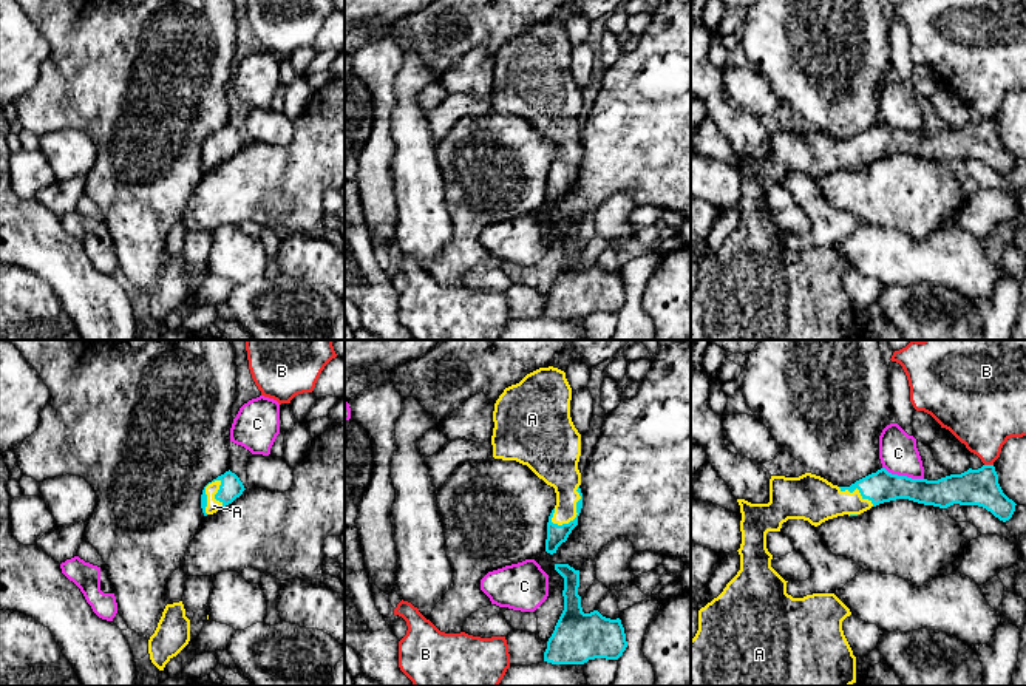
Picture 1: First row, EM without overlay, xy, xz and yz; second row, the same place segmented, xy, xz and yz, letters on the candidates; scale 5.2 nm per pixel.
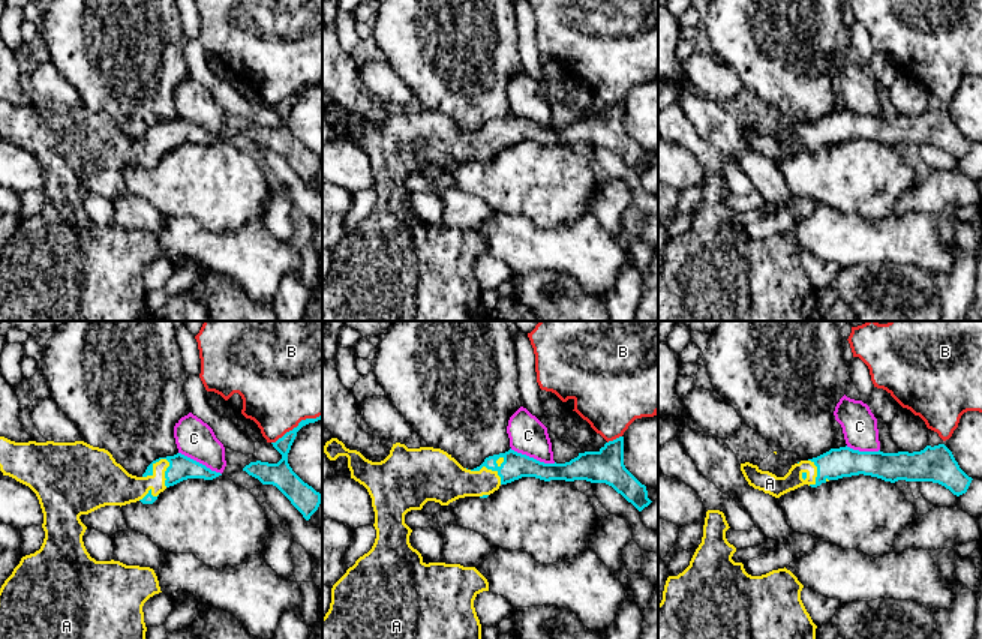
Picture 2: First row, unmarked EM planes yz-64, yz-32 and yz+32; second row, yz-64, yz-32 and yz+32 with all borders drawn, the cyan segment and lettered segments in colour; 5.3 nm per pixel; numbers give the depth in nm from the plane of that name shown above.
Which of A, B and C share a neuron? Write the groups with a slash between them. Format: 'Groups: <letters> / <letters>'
Groups: A / B / C

